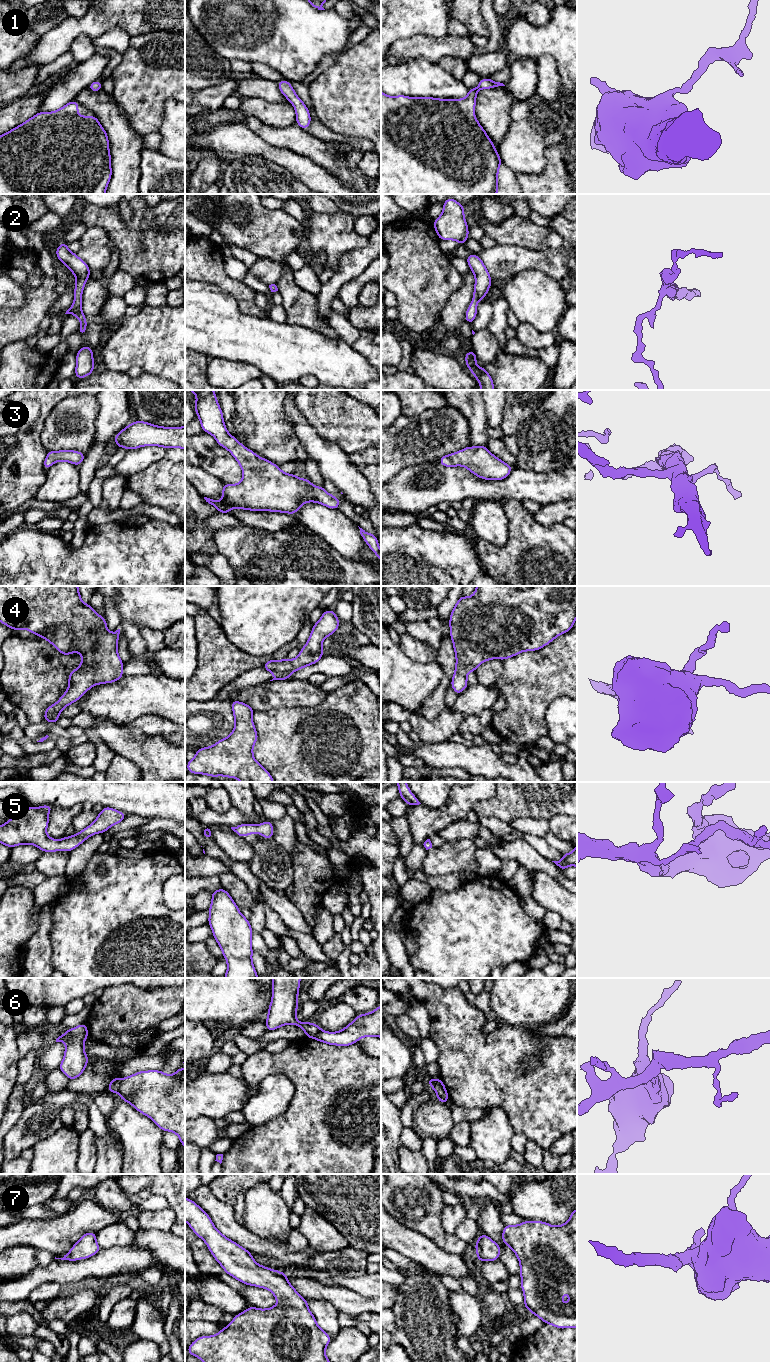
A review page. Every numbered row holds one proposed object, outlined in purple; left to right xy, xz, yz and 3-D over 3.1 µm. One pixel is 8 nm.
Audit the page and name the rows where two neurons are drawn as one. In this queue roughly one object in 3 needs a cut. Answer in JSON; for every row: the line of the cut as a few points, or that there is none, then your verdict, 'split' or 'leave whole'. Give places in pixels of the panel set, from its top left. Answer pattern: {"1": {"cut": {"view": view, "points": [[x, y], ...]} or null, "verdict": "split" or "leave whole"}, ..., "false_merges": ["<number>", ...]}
{"1": {"cut": null, "verdict": "leave whole"}, "2": {"cut": null, "verdict": "leave whole"}, "3": {"cut": null, "verdict": "leave whole"}, "4": {"cut": null, "verdict": "leave whole"}, "5": {"cut": null, "verdict": "leave whole"}, "6": {"cut": {"view": "xy", "points": [[121, 1079], [117, 1090]]}, "verdict": "split"}, "7": {"cut": null, "verdict": "leave whole"}, "false_merges": ["6"]}

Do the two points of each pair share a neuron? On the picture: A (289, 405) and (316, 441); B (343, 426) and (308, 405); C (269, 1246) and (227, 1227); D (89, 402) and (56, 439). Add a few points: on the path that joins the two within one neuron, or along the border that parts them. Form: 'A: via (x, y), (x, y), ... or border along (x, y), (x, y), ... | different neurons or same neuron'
A: via (294, 414), (300, 425), (307, 432) | same neuron
B: via (334, 417), (322, 405), (317, 405) | same neuron
C: via (259, 1245), (254, 1244), (237, 1232) | same neuron
D: via (80, 411), (63, 430) | same neuron

